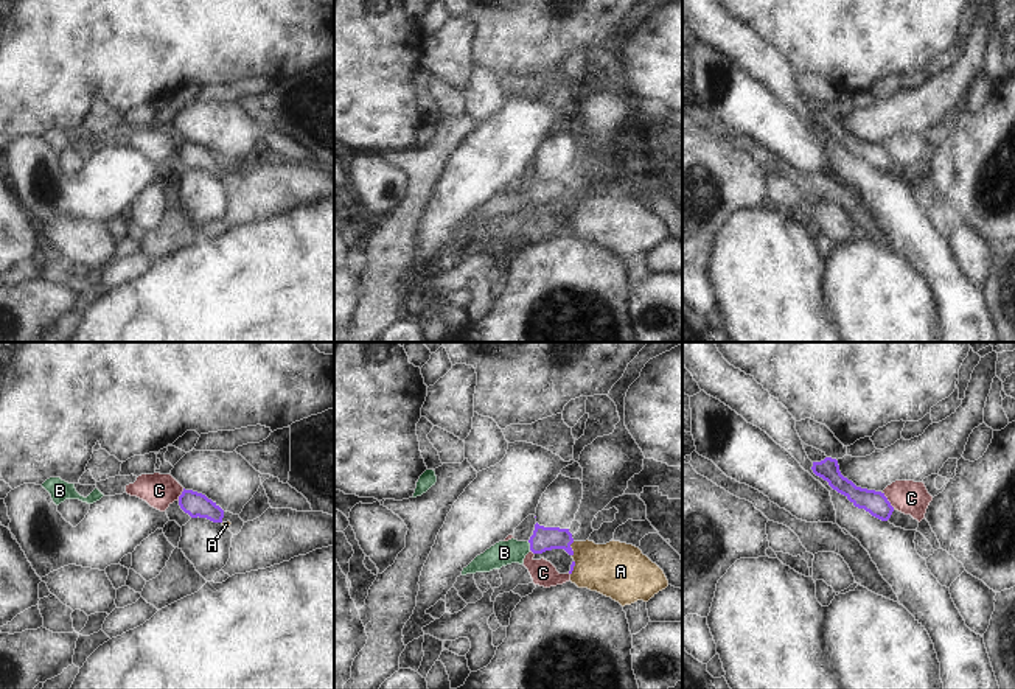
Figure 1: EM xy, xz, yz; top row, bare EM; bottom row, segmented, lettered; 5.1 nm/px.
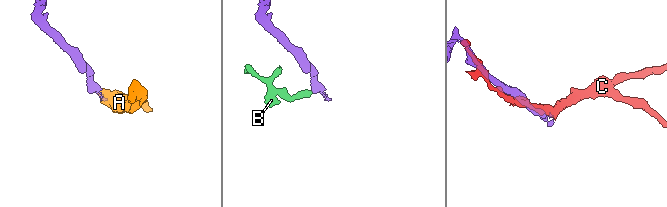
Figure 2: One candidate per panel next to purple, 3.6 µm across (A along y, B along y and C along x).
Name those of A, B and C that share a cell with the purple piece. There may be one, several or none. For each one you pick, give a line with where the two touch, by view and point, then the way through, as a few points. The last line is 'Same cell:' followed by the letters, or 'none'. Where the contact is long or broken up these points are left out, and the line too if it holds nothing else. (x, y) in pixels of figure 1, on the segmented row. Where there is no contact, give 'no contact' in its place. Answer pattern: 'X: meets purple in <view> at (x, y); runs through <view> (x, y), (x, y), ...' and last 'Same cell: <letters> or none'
A: meets purple in xz at (571, 549); runs through xz (544, 538), (560, 538), (571, 549), (614, 570)
B: meets purple in xz at (530, 546); runs through xz (544, 538), (530, 546), (504, 552)
Same cell: A, B

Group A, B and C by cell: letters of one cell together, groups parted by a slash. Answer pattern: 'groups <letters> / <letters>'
groups A B / C

